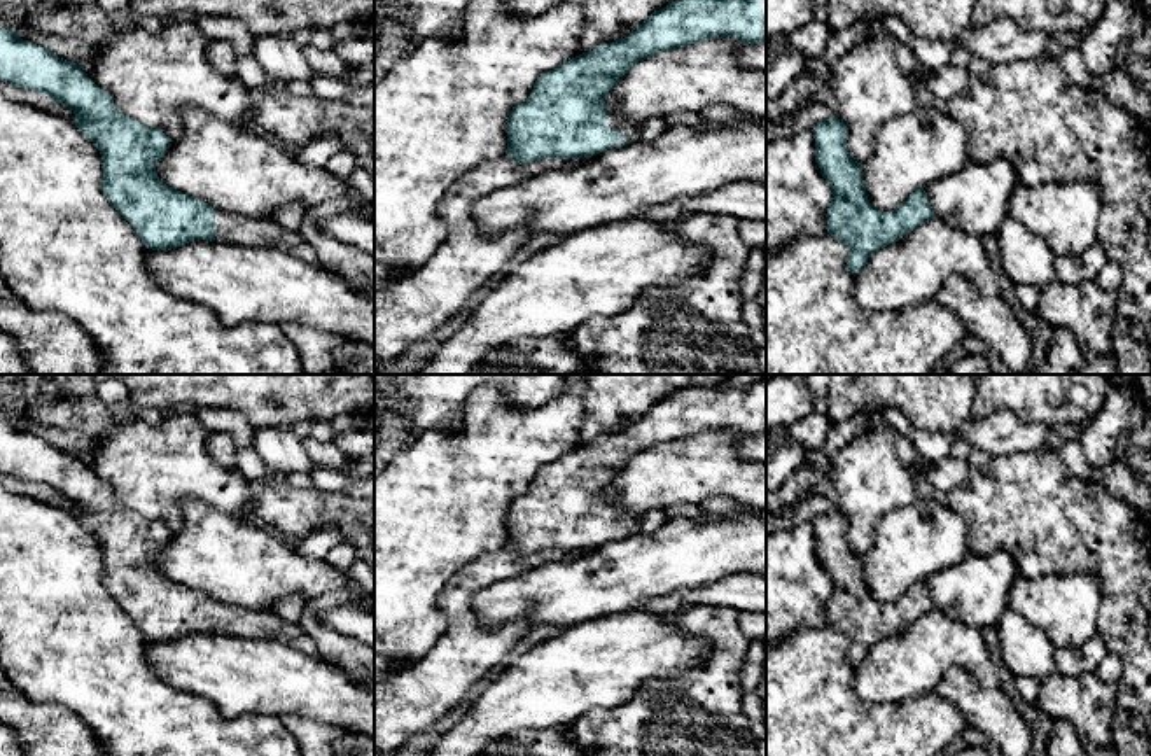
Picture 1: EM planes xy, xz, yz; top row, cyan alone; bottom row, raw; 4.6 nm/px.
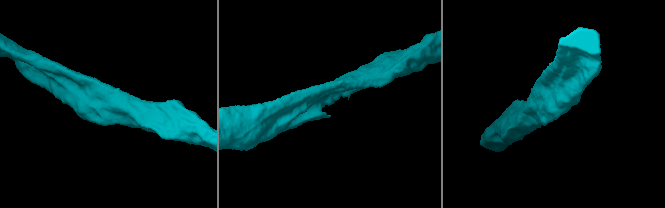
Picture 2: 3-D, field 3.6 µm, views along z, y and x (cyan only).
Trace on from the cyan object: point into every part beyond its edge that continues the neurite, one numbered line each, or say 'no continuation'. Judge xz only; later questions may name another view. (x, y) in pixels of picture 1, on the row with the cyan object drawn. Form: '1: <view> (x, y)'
1: xz (627, 128)

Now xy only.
1: xy (231, 228)

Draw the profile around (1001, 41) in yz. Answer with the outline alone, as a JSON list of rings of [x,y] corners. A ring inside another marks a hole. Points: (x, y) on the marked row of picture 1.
[[[1001,18],[985,26],[969,24],[957,38],[957,47],[995,63],[1036,60],[1044,56],[1051,35],[1023,32],[1013,21]]]

